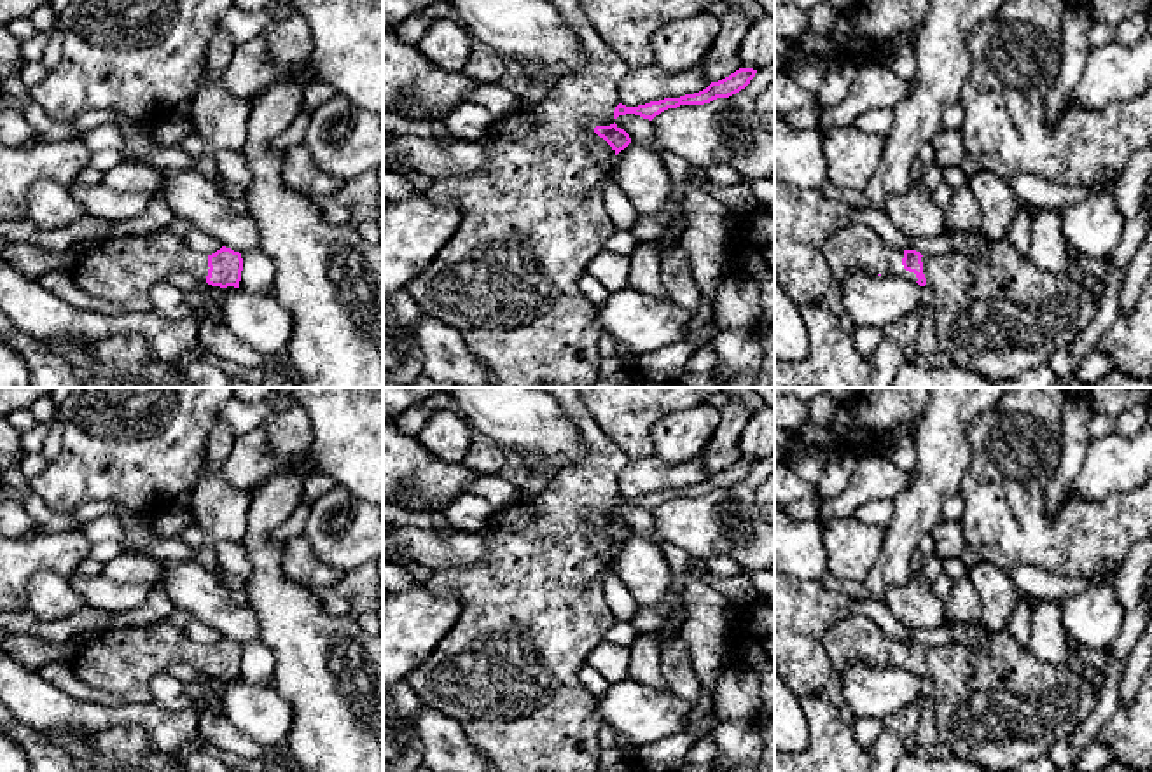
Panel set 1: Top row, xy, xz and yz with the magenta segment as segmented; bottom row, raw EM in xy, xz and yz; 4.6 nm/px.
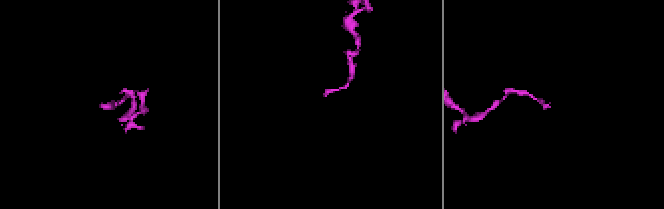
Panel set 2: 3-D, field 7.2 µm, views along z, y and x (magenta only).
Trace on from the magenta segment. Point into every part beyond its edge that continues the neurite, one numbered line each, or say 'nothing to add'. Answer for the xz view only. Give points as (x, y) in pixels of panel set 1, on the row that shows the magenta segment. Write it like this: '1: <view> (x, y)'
1: xz (530, 222)

